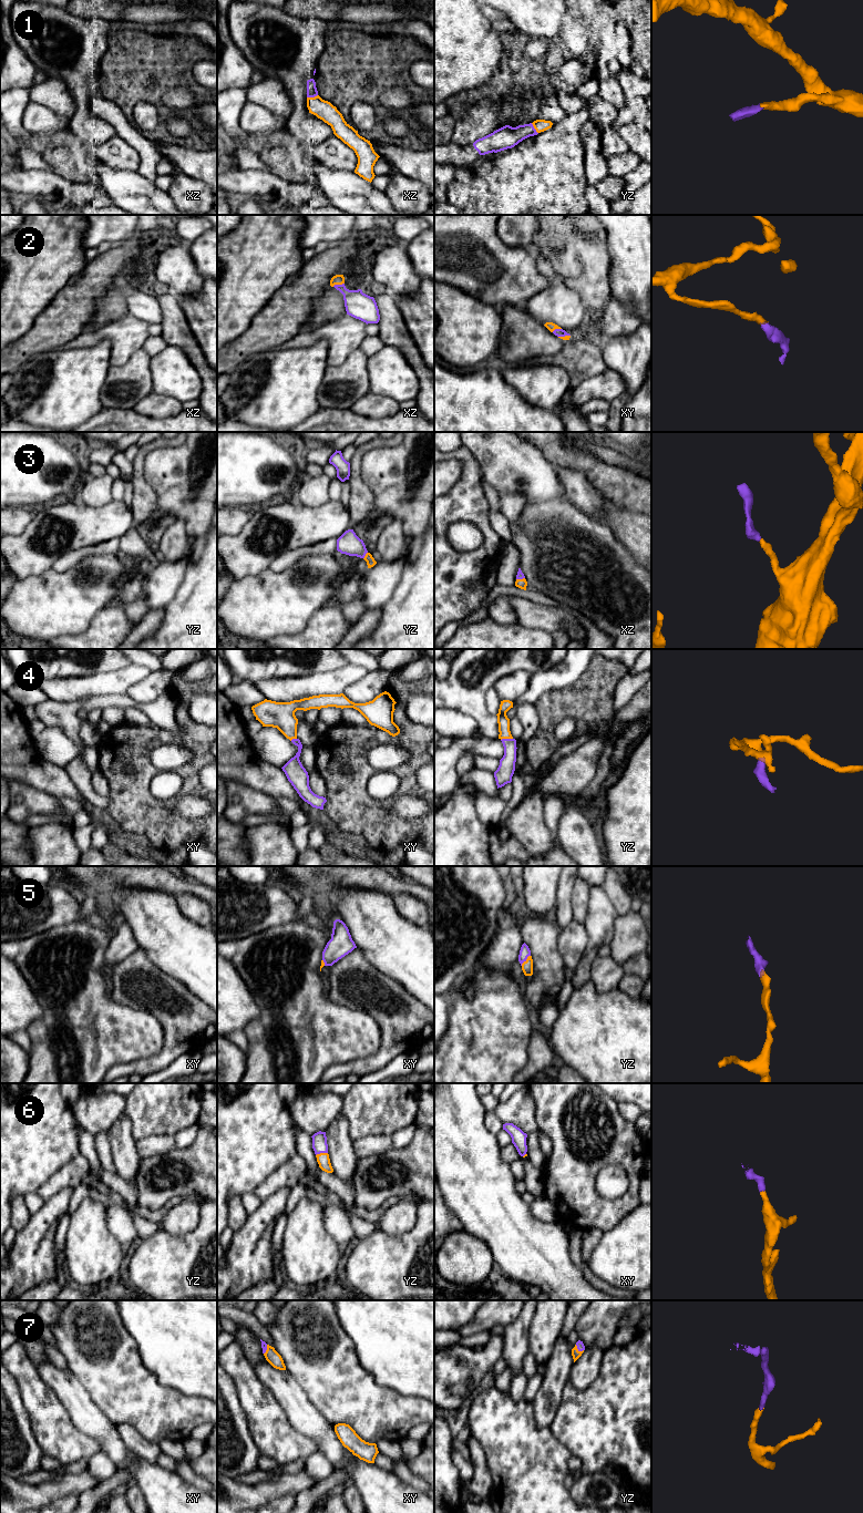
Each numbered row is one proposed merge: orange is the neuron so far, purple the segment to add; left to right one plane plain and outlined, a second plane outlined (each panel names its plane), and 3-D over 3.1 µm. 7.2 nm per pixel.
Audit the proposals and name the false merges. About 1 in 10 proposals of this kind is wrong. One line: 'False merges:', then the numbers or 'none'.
False merges: none

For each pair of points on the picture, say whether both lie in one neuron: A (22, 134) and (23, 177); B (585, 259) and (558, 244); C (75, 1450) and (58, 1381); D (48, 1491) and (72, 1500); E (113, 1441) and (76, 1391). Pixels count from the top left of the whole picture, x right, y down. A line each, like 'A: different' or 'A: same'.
A: different
B: same
C: different
D: different
E: same

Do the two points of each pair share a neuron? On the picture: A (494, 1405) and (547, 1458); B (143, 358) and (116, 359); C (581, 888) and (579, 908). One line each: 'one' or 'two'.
A: one
B: two
C: one

